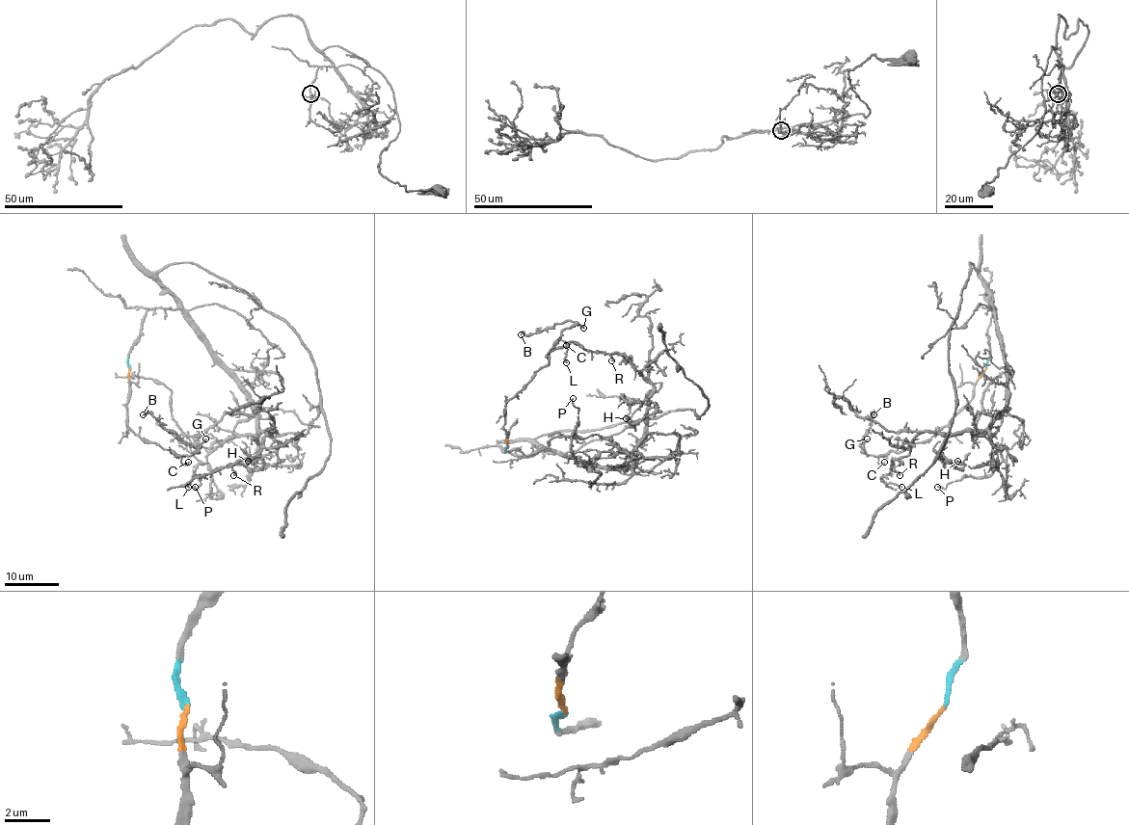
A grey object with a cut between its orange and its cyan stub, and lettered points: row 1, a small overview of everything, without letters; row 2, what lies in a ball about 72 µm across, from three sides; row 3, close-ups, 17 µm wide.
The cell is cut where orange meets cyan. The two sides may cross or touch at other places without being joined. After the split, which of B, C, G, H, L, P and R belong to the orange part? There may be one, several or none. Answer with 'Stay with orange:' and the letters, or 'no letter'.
Stay with orange: B, C, G

